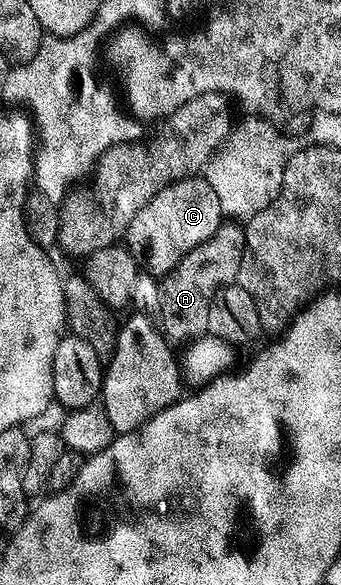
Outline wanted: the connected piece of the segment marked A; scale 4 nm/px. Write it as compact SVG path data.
M222 223L206 243L194 247L159 282L160 317L158 325L169 342L192 343L208 333L210 303L214 295L236 281L244 254L244 231L239 224Z

